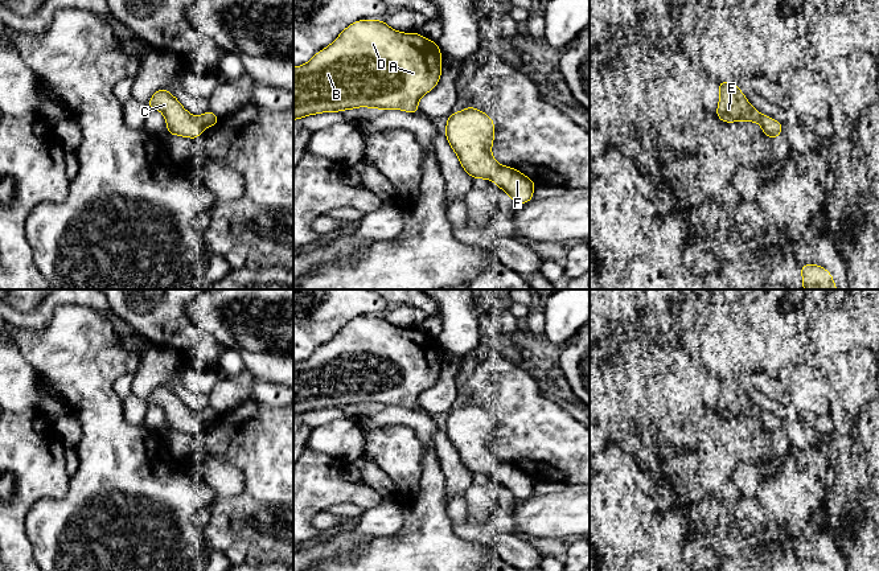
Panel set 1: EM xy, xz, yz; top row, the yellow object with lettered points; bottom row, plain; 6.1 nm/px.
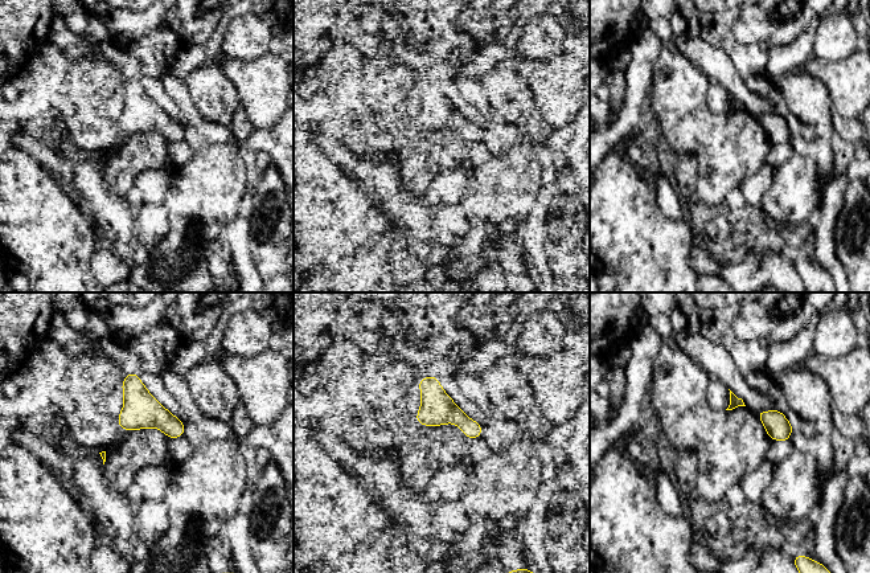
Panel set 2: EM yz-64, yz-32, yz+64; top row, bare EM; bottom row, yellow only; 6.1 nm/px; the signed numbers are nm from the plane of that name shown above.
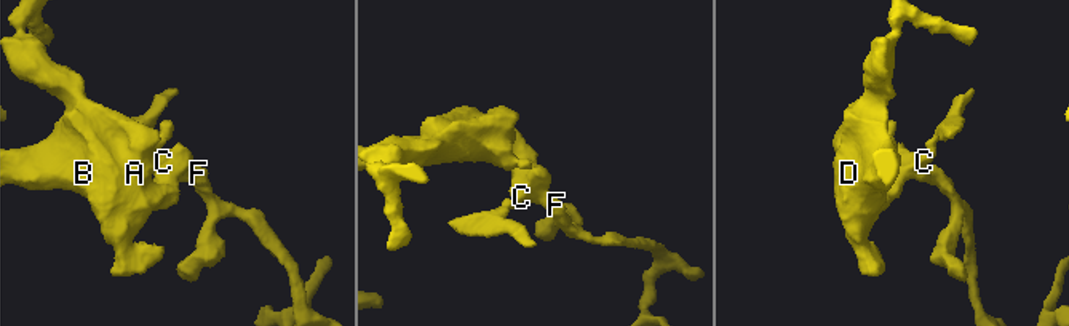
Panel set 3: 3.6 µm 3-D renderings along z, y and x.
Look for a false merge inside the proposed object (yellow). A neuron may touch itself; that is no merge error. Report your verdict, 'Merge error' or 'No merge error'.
No merge error

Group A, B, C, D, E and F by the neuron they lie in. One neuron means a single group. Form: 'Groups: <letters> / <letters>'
Groups: A B C D E F

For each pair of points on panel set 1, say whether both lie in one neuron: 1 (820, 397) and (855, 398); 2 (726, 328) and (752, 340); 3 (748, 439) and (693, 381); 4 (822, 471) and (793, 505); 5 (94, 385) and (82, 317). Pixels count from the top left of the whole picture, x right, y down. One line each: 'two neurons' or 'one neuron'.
1: two neurons
2: one neuron
3: one neuron
4: one neuron
5: one neuron

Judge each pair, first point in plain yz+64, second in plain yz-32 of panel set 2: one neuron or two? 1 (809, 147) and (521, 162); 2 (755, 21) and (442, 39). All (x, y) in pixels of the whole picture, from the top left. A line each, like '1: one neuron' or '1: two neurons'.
1: two neurons
2: two neurons

